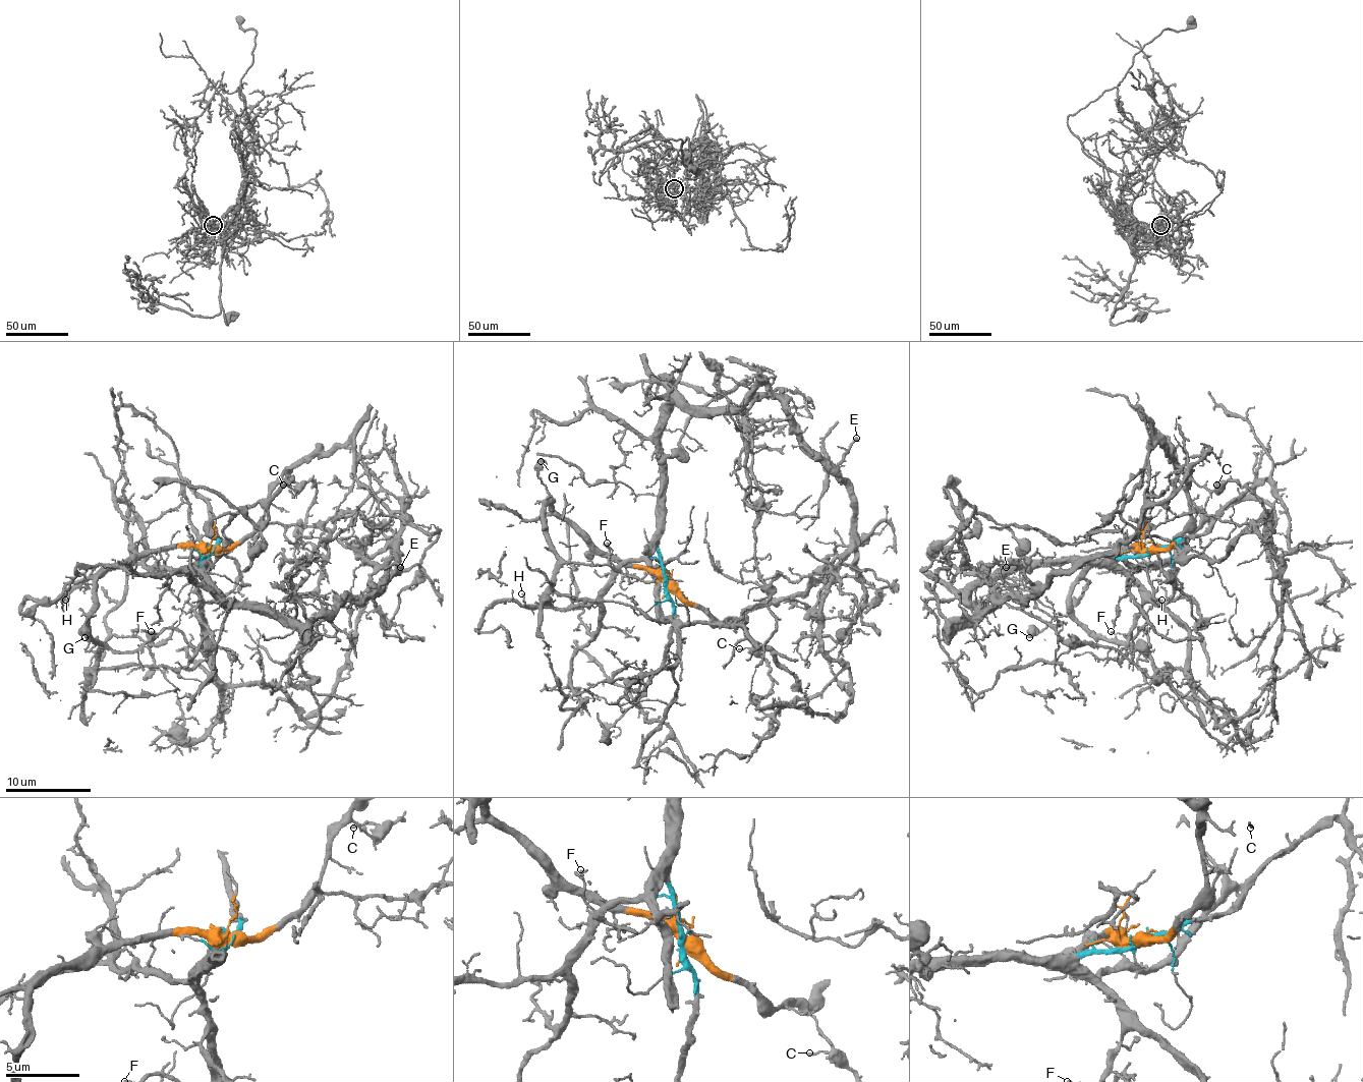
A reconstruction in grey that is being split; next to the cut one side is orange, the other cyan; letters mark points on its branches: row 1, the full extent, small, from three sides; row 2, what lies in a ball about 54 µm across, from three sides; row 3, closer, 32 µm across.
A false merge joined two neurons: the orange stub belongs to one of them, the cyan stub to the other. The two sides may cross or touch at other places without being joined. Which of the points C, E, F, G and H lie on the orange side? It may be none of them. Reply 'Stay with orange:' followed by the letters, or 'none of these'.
Stay with orange: C, F, G

